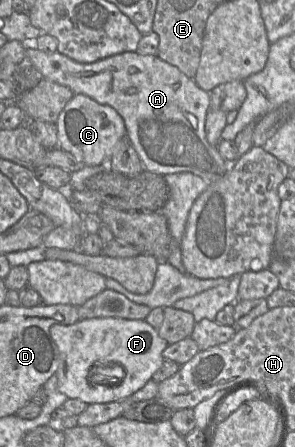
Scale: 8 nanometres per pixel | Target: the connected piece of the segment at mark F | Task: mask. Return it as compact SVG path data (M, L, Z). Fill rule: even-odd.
M113 317L81 319L71 325L56 323L50 327L50 335L58 349L55 372L58 391L67 398L79 399L88 405L116 402L138 391L162 366L162 352L168 345L145 320ZM114 364L121 365L125 371L121 381L101 384L89 380L92 366L108 367Z

